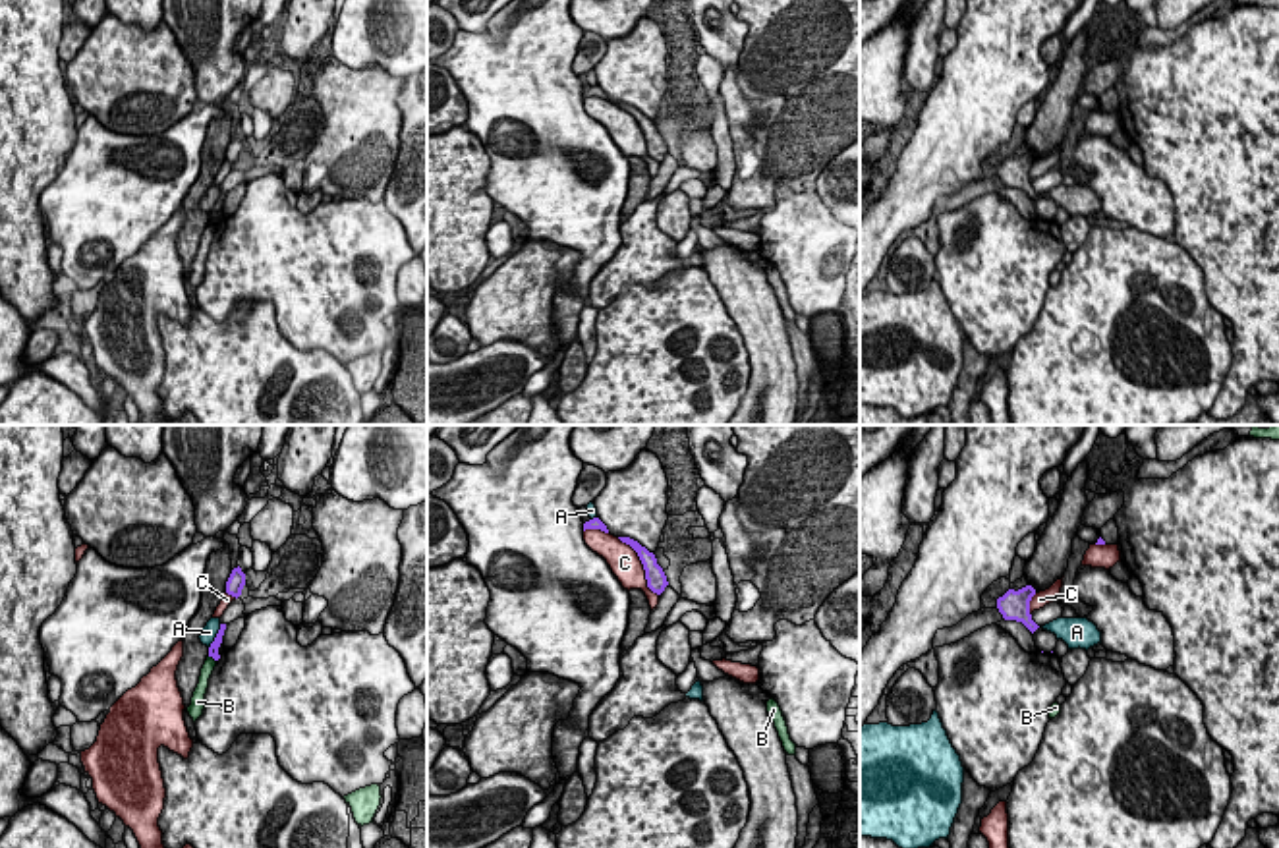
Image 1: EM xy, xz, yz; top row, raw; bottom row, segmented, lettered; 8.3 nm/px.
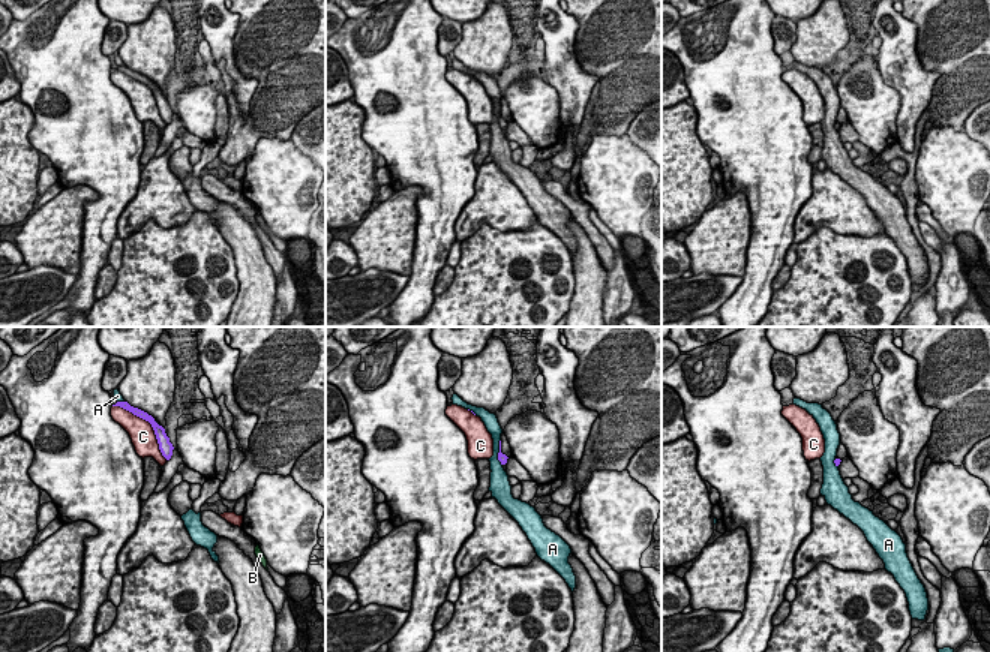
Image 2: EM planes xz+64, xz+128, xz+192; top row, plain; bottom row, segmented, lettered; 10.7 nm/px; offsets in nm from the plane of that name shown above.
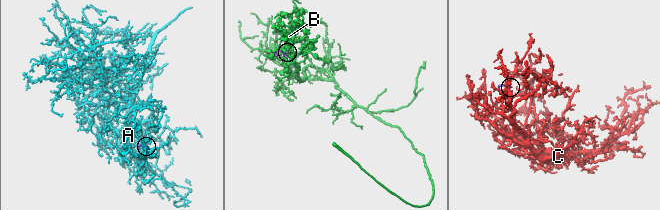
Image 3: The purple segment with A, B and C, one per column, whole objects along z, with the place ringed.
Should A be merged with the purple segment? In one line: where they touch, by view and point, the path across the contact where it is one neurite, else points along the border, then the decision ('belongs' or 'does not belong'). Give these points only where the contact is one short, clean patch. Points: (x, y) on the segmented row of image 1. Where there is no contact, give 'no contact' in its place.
contact xy (217, 636); belongs

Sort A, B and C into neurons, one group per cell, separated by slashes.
A / B / C

